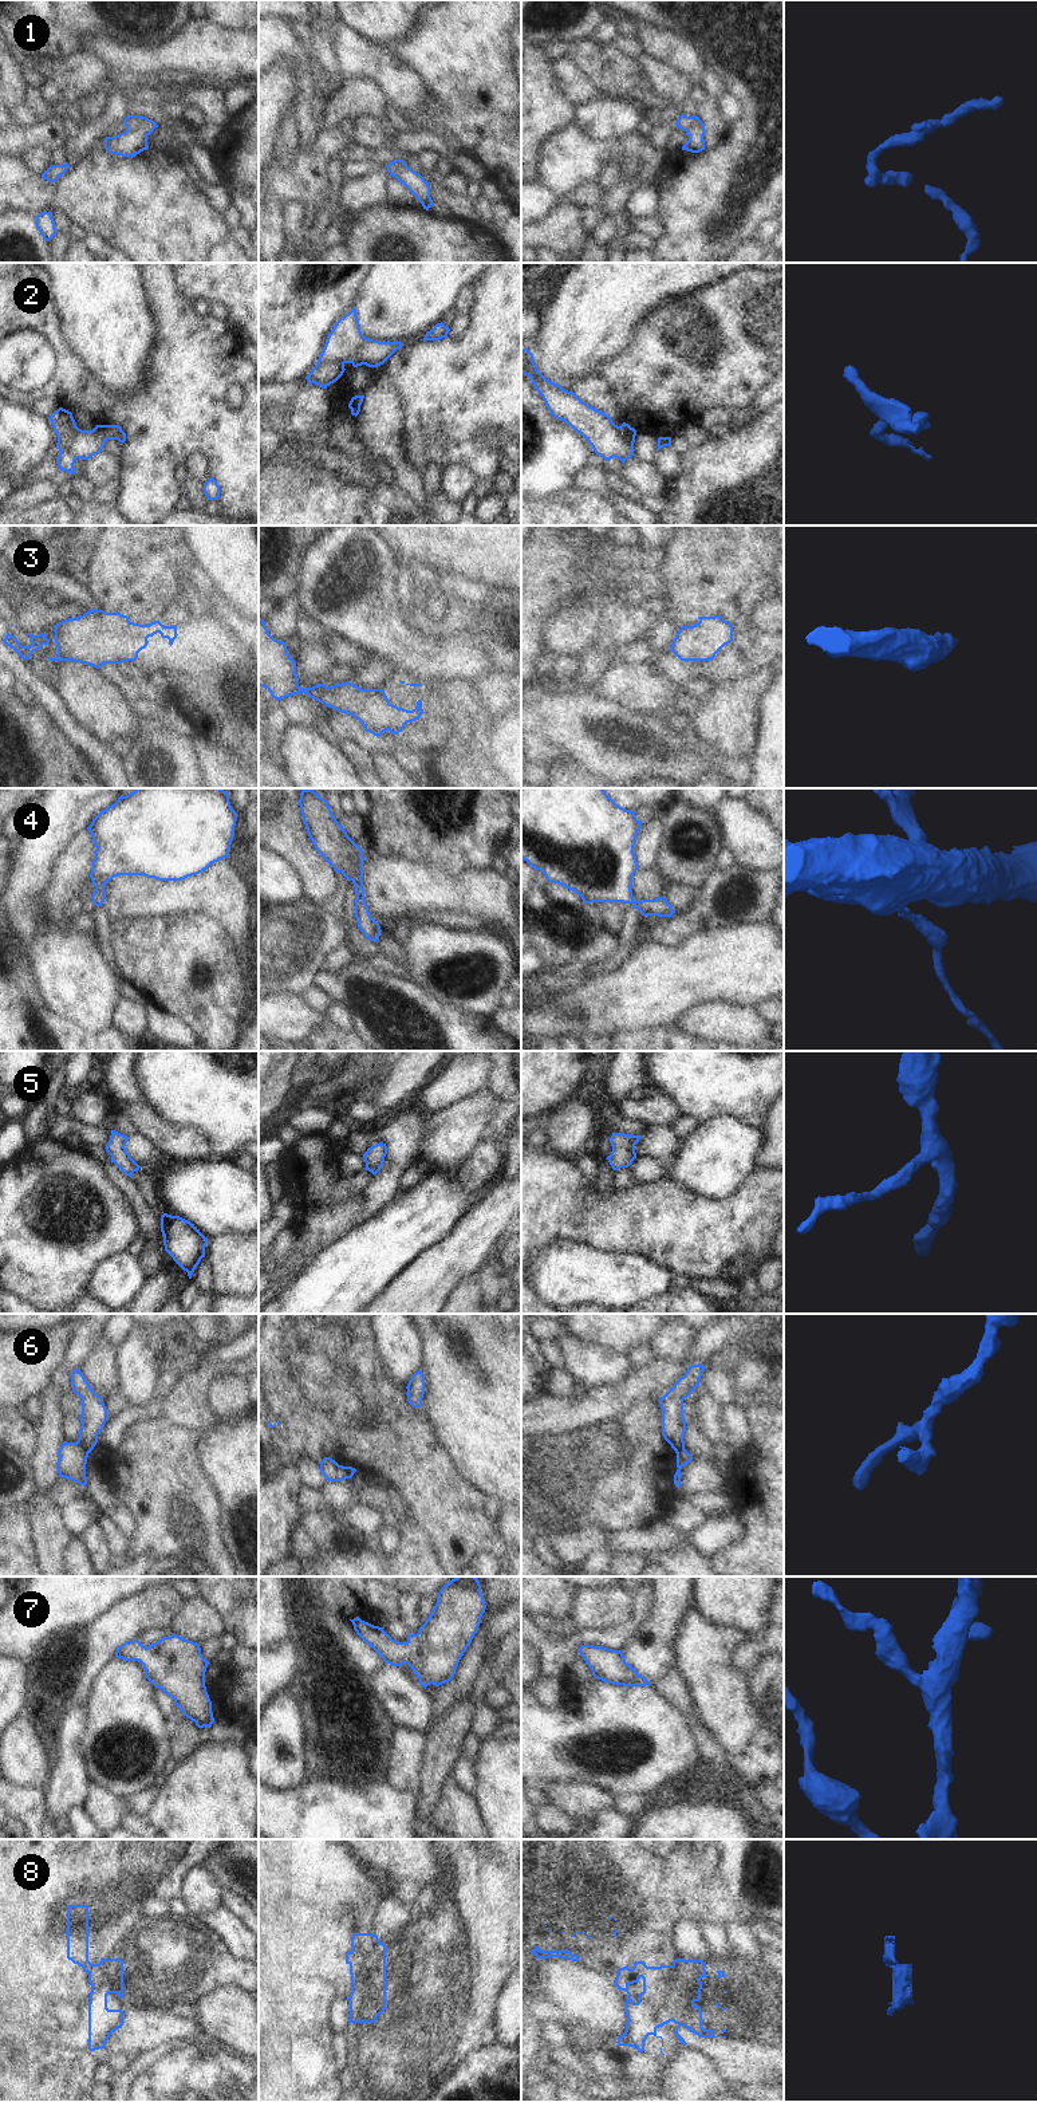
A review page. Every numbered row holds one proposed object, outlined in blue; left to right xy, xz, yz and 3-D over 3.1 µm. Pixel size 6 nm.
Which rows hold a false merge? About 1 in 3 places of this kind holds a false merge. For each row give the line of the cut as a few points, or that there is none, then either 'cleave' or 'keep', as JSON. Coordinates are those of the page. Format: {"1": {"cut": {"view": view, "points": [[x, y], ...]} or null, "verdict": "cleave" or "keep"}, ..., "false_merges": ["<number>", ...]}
{"1": {"cut": null, "verdict": "keep"}, "2": {"cut": {"view": "xz", "points": [[343, 363], [339, 361], [326, 362], [315, 367]]}, "verdict": "cleave"}, "3": {"cut": null, "verdict": "keep"}, "4": {"cut": null, "verdict": "keep"}, "5": {"cut": null, "verdict": "keep"}, "6": {"cut": {"view": "xy", "points": [[78, 1440], [87, 1453]]}, "verdict": "cleave"}, "7": {"cut": null, "verdict": "keep"}, "8": {"cut": {"view": "xy", "points": [[91, 1964], [87, 1972]]}, "verdict": "cleave"}, "false_merges": ["2", "6", "8"]}

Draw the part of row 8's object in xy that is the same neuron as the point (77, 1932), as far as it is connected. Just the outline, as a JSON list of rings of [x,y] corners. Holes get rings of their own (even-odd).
[[[67,1905],[67,1959],[88,1972],[88,1906]]]

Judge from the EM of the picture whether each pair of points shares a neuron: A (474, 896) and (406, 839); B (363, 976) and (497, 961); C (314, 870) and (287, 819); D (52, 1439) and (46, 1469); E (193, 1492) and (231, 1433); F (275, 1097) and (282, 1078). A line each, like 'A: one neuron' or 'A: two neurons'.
A: two neurons
B: two neurons
C: one neuron
D: one neuron
E: two neurons
F: one neuron

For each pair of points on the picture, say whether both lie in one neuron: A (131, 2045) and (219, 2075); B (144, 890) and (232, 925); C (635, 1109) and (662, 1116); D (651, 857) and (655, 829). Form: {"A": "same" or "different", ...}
{"A": "different", "B": "same", "C": "same", "D": "same"}

